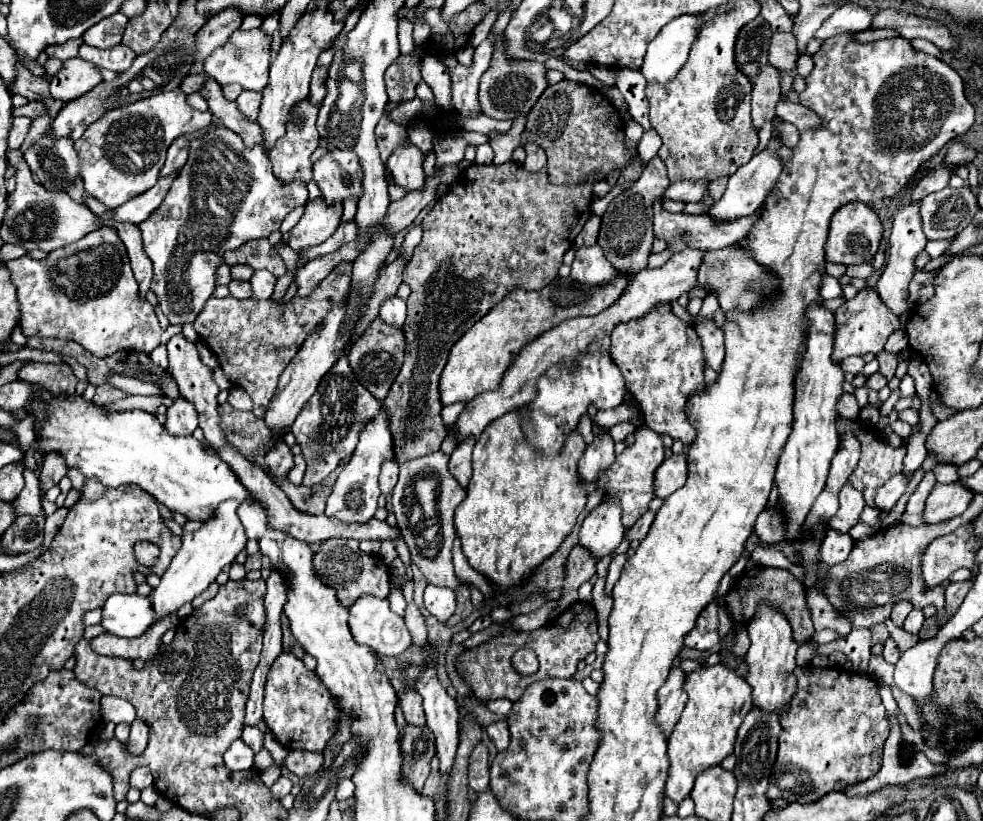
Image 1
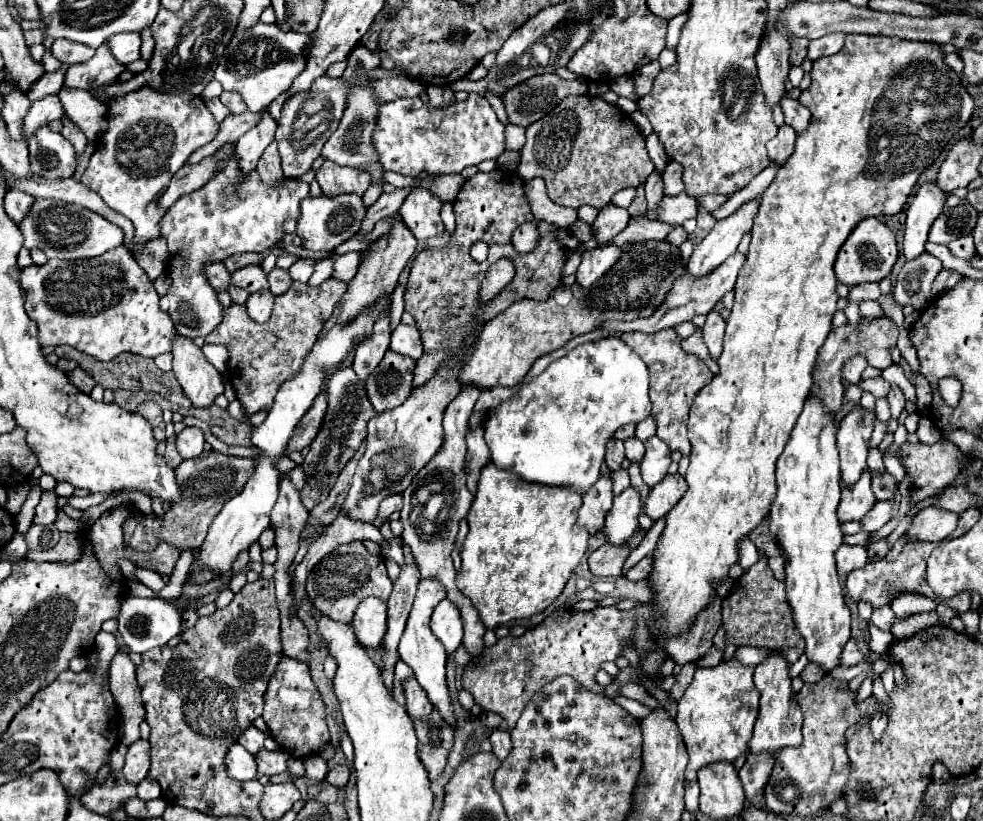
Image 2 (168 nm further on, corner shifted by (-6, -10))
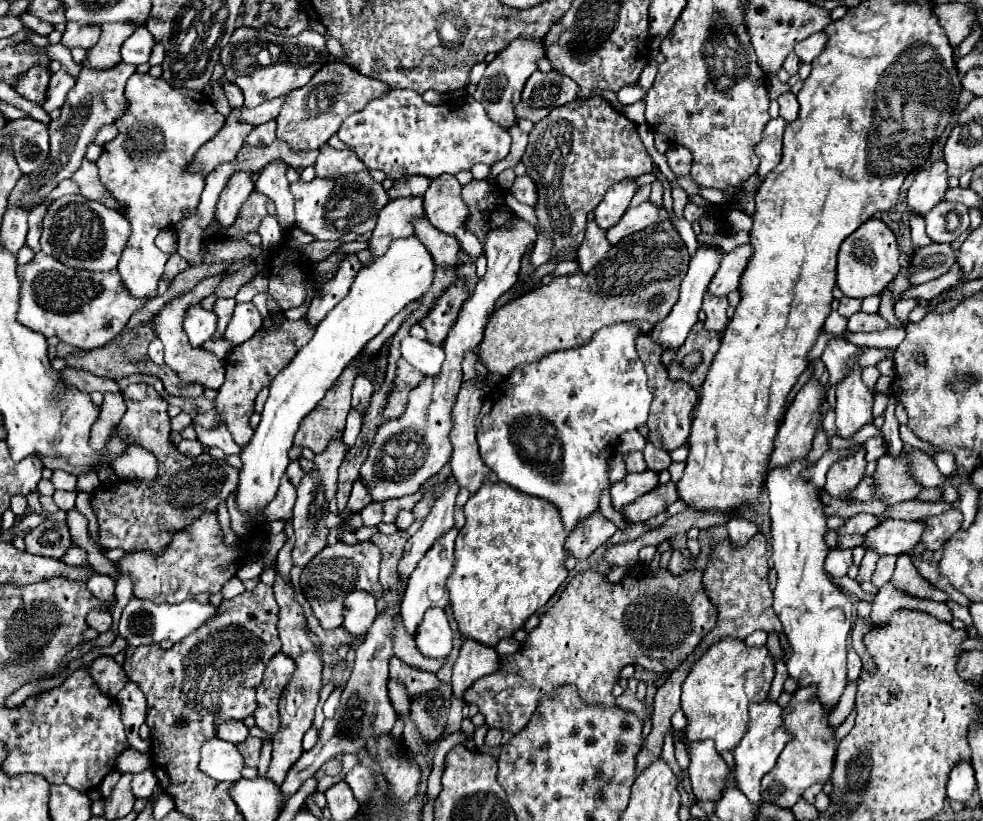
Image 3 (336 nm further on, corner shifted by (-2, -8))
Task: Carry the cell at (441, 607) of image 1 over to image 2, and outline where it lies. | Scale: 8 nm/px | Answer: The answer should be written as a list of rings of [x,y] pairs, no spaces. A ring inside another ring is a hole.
[[[444,598],[444,602],[440,602],[434,608],[432,620],[430,620],[430,628],[432,628],[434,636],[444,644],[444,648],[446,648],[448,654],[454,652],[460,646],[460,642],[462,642],[460,612],[446,598]]]

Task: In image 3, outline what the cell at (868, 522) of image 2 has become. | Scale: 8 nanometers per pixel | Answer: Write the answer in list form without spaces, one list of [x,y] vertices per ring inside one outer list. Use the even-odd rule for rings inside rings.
[[[856,514],[854,518],[846,520],[836,532],[838,532],[838,548],[854,548],[860,546],[864,540],[864,534],[870,532],[870,528],[878,526],[876,516],[872,514]]]

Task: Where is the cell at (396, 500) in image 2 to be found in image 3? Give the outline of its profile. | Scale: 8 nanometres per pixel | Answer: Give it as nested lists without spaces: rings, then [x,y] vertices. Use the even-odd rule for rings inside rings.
[[[370,502],[368,508],[360,512],[362,524],[364,526],[378,526],[382,522],[382,504],[380,502]]]

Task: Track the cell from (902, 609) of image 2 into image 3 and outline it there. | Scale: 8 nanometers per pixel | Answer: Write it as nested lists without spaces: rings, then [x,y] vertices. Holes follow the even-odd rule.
[[[908,556],[898,558],[892,580],[896,586],[902,586],[902,590],[906,590],[912,596],[930,598],[930,600],[950,600],[944,590],[934,588],[926,578],[920,576],[920,572],[916,570],[916,566],[912,564],[912,560]]]

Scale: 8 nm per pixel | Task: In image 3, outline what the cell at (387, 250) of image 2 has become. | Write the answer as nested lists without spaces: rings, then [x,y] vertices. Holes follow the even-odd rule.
[[[408,196],[408,198],[394,198],[386,204],[386,208],[378,216],[378,224],[370,238],[370,250],[374,258],[382,256],[394,238],[414,234],[412,220],[424,216],[424,200],[422,196]]]

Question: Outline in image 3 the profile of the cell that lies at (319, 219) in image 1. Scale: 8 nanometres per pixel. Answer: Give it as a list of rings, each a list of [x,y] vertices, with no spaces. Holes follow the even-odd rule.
[[[370,172],[338,176],[336,180],[314,178],[312,182],[294,182],[290,190],[296,198],[296,226],[316,240],[338,240],[346,234],[366,234],[376,226],[378,212],[388,204],[388,194],[380,182],[372,180]]]

